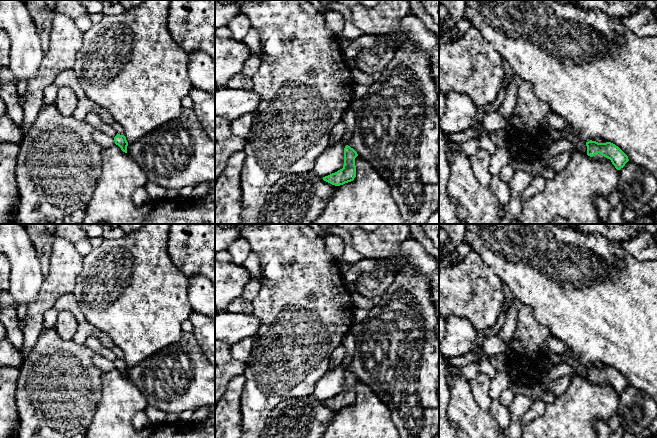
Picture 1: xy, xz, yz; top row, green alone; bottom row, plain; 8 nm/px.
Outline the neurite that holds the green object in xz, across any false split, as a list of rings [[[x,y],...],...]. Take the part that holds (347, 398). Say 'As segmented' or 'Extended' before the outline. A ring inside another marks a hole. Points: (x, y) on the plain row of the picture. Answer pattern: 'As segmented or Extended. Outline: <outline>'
As segmented. Outline: [[[346,369],[344,372],[343,392],[335,397],[323,401],[323,404],[335,410],[340,410],[353,405],[356,401],[355,382],[357,380],[357,376],[350,370]]]

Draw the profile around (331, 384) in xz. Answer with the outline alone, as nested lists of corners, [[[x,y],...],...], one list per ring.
[[[341,363],[327,371],[316,383],[313,395],[320,401],[325,401],[342,393],[344,372],[347,367],[348,365]]]

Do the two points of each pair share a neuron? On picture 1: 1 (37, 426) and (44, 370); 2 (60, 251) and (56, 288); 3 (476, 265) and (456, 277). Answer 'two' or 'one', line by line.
1: one
2: one
3: one

